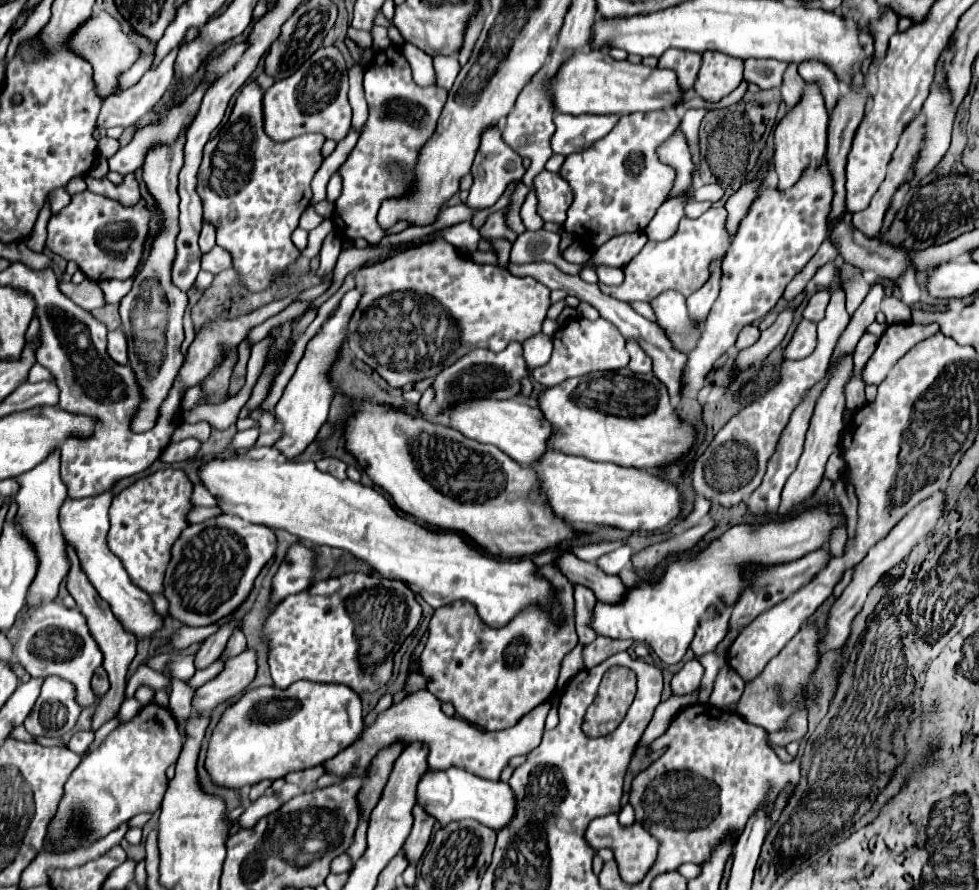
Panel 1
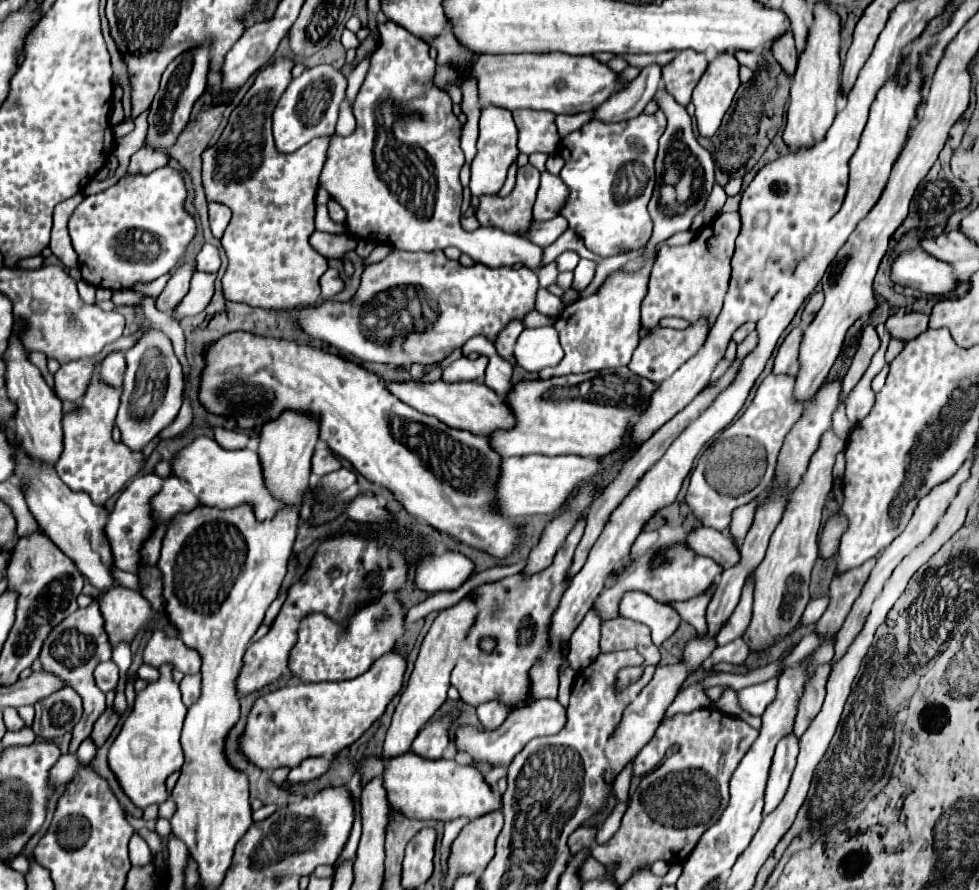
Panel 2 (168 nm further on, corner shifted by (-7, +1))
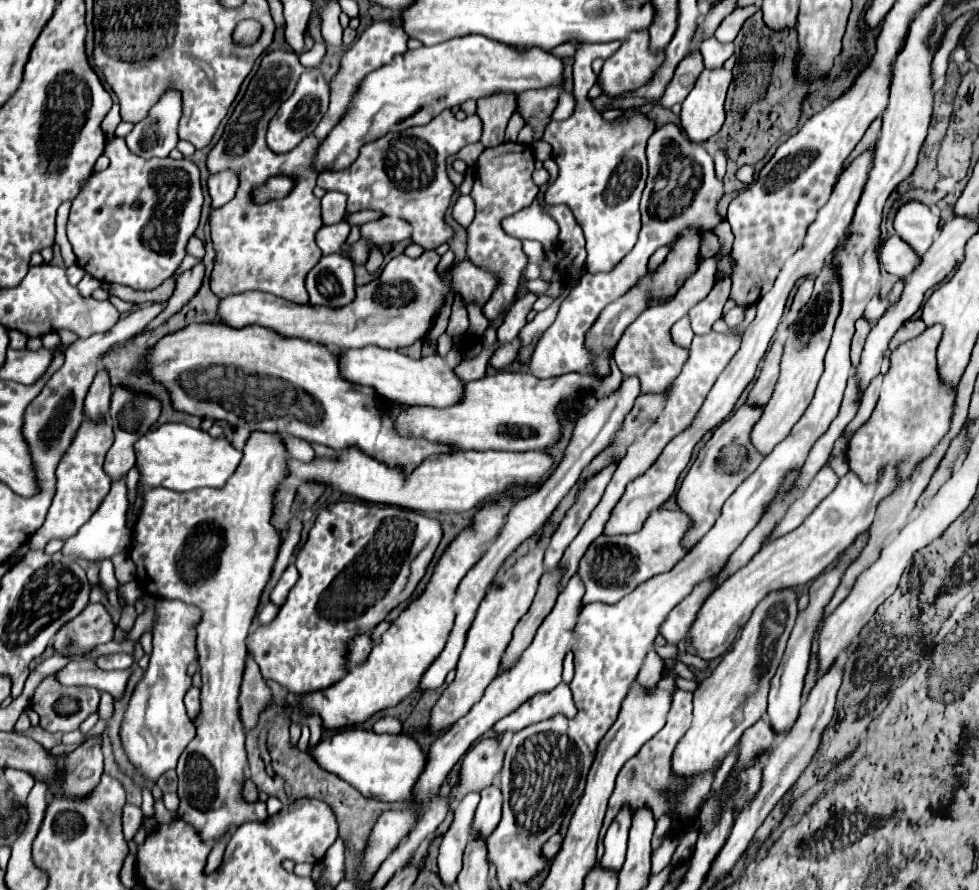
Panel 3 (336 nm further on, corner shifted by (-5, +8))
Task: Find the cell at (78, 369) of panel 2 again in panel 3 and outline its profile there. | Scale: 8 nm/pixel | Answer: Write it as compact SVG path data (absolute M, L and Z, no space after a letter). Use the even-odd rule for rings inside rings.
M202 262L196 264L194 268L182 272L180 276L176 276L176 290L174 290L174 294L172 294L166 310L164 310L160 316L156 316L156 318L148 324L148 328L156 328L156 326L160 326L166 318L170 318L172 314L176 314L176 312L198 292L198 288L202 286L202 278L204 278L204 264L202 264Z

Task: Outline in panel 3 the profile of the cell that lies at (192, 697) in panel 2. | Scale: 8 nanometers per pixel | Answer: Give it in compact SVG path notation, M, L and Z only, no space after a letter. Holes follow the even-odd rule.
M194 688L192 692L188 692L184 698L184 704L186 704L186 712L188 712L190 720L194 720L200 712L200 690Z

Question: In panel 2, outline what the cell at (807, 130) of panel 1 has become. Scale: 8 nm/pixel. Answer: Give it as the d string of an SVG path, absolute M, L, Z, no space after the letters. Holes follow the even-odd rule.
M818 3L814 7L814 25L806 43L804 53L800 55L798 69L792 77L790 89L790 105L786 113L786 129L782 133L784 143L792 149L810 149L812 145L820 143L834 117L836 117L836 99L840 89L840 17L830 11L826 3Z

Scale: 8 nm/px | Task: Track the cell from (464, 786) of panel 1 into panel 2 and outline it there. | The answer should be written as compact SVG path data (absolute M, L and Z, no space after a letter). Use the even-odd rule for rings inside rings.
M408 751L406 755L390 761L382 761L380 757L366 759L362 765L358 765L358 771L362 775L362 785L368 783L368 779L372 777L382 775L390 807L400 811L404 817L414 817L422 821L452 821L458 817L476 819L502 809L502 795L494 793L482 773L472 765L460 765L454 759L430 761Z

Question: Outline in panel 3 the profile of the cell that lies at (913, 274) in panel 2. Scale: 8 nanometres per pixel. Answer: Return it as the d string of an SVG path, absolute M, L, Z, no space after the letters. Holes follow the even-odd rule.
M894 234L888 240L884 240L884 244L880 246L878 260L886 272L906 278L910 274L912 266L916 266L918 256L914 250L910 250L910 246L900 236Z

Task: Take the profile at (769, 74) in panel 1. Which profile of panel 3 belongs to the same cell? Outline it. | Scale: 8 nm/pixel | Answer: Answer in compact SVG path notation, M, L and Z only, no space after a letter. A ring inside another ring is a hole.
M712 36L700 44L700 54L704 58L704 66L708 70L716 70L734 54L734 44L720 44Z

